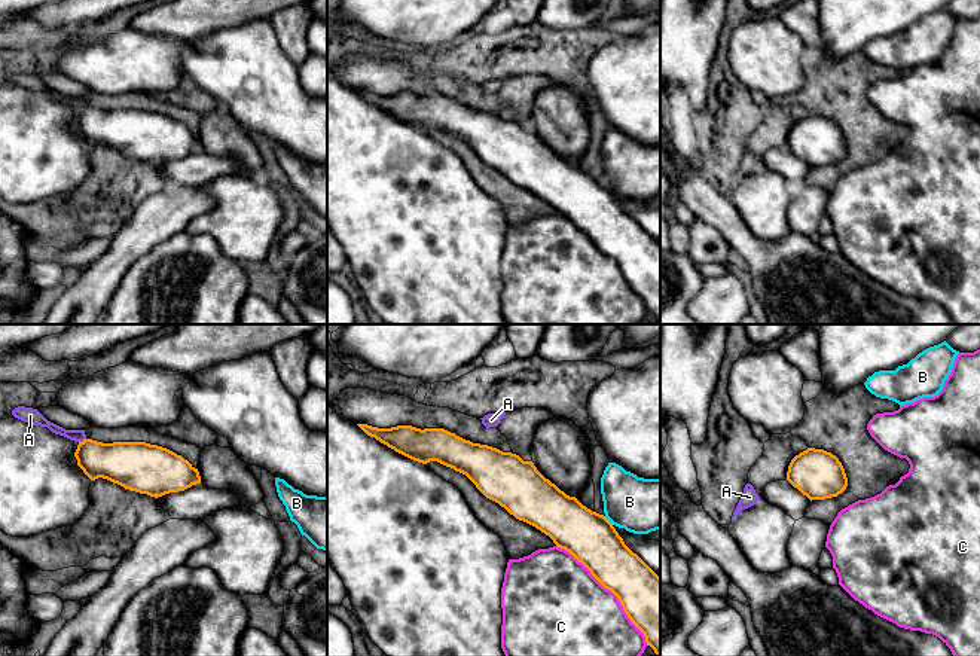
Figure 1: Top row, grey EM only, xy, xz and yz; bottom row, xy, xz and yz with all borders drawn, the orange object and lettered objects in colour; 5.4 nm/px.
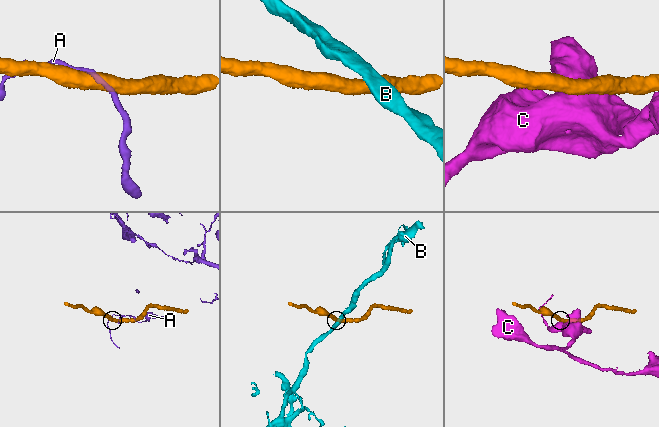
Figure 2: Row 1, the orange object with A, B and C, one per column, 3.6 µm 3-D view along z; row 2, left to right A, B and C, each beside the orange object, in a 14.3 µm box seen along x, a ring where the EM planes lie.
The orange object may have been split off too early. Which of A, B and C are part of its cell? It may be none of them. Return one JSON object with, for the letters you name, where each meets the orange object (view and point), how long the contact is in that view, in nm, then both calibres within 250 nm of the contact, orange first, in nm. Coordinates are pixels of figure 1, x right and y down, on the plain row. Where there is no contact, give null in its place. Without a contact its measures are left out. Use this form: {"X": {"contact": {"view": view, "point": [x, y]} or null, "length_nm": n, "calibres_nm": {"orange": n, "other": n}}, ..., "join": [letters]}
{"join": []}

